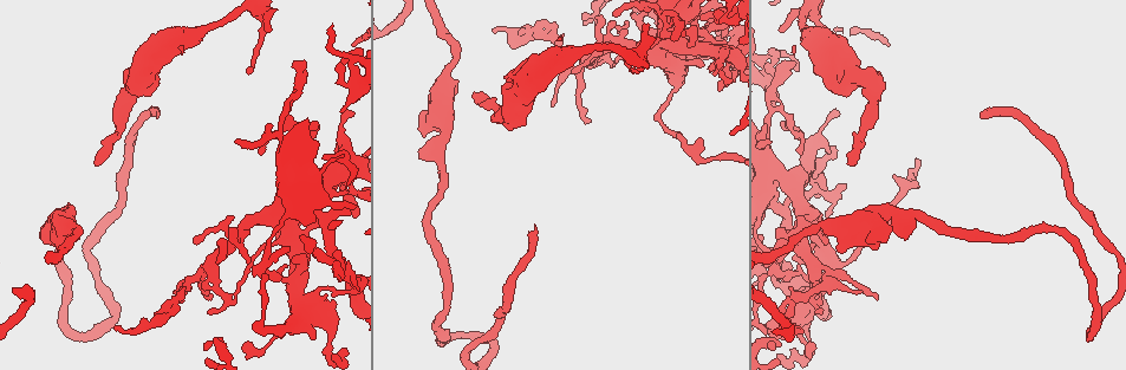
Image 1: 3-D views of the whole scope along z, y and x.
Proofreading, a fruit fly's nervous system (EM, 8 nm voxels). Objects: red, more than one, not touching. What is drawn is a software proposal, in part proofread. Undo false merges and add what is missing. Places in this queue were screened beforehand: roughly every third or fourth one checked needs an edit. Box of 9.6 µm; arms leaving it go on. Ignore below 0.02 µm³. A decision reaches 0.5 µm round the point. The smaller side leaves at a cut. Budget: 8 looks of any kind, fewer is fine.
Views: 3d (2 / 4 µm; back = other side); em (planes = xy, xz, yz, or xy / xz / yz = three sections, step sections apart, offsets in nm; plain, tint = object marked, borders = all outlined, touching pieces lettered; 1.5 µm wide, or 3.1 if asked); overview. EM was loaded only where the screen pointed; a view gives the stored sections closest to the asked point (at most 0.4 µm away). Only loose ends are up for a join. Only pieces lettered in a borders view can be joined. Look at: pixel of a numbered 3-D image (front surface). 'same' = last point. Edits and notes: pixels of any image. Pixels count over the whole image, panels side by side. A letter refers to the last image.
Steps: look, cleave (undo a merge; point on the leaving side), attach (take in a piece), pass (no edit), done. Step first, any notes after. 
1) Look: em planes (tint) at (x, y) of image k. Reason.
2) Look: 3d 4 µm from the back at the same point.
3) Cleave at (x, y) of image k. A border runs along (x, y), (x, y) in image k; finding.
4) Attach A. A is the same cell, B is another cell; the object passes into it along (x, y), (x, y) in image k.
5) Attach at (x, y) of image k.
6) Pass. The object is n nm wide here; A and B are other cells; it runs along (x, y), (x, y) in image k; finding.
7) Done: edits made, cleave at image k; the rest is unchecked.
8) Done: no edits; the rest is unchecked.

Look: em planes (plain) at (496, 31) of image 1. End of a long branch.

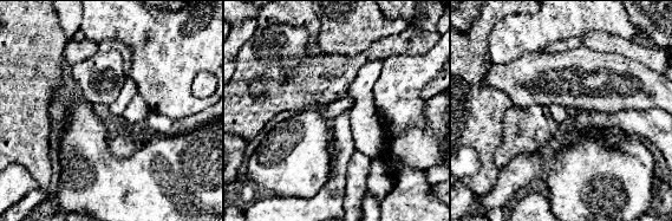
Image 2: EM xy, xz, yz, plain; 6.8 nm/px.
Look: em planes (borders) at the same point.

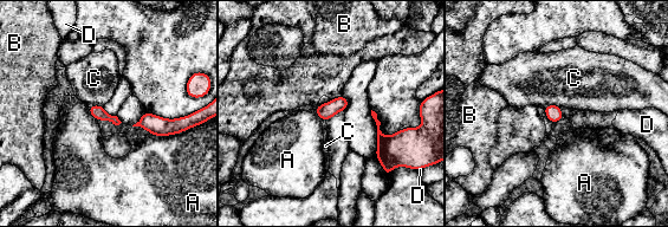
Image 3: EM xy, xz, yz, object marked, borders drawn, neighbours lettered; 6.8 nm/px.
Pass. A, B, C and D are other cells; no lettered piece goes on from it.

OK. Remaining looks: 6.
Look: 3d 4 µm at (834, 266) of image 1. Four or more arms meet.

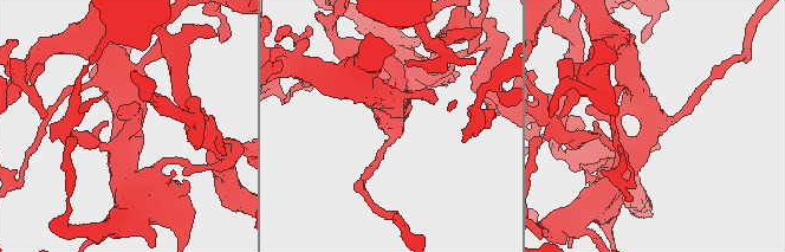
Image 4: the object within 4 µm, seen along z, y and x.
Look: em xy step 8 (tint) at (653, 123) of image 4.

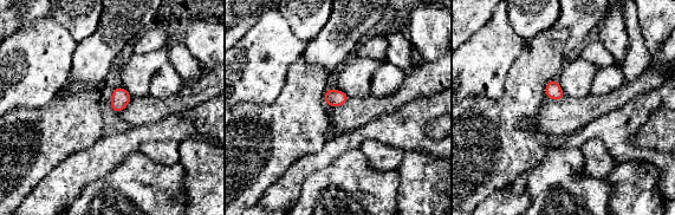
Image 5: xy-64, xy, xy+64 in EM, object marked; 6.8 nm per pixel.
Look: em planes (borders) at the same point. Another direction.

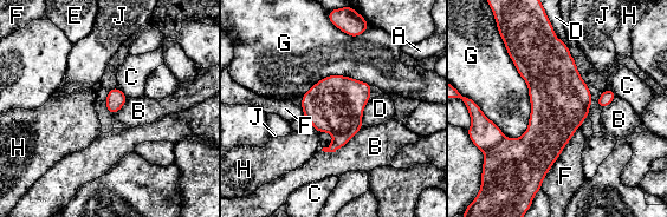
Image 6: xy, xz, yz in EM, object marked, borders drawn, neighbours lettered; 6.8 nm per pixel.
Pass. A, B, C, D, E, F, G, H and J are other cells; 4 arms meet here; a border runs along (580, 126), (541, 184) in image 6; one cell here.

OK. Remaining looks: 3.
Look: em planes (tint) at (312, 339) of image 1.

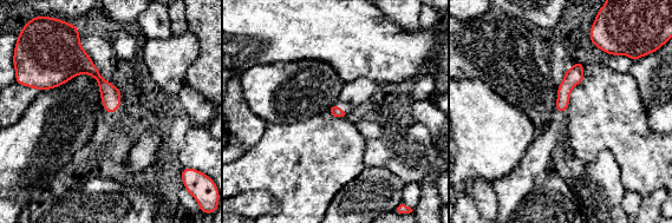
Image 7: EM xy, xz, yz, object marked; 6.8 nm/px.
Look: em planes (borders) at the same point.

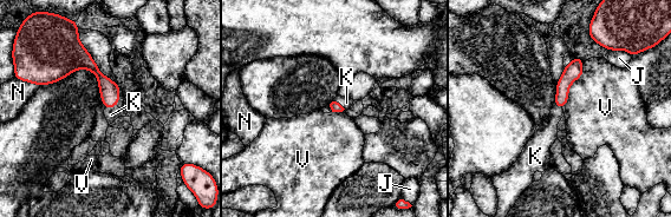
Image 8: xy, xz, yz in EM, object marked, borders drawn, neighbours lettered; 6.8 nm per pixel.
Attach K. The longest contact is with V, 340 nm; K is the same cell, J, N and V are other cells; the object passes into it along (109, 90), (118, 102), (111, 114) in image 8; it goes on there.

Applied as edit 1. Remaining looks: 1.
Done: edits made, attach at image 8; the rest is unchecked.

